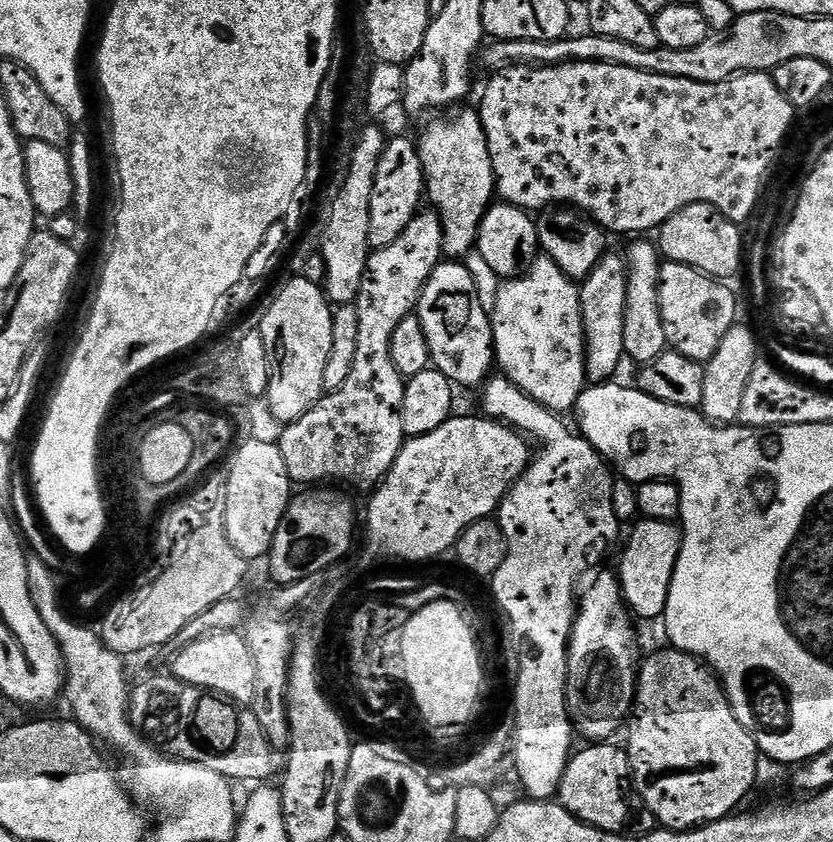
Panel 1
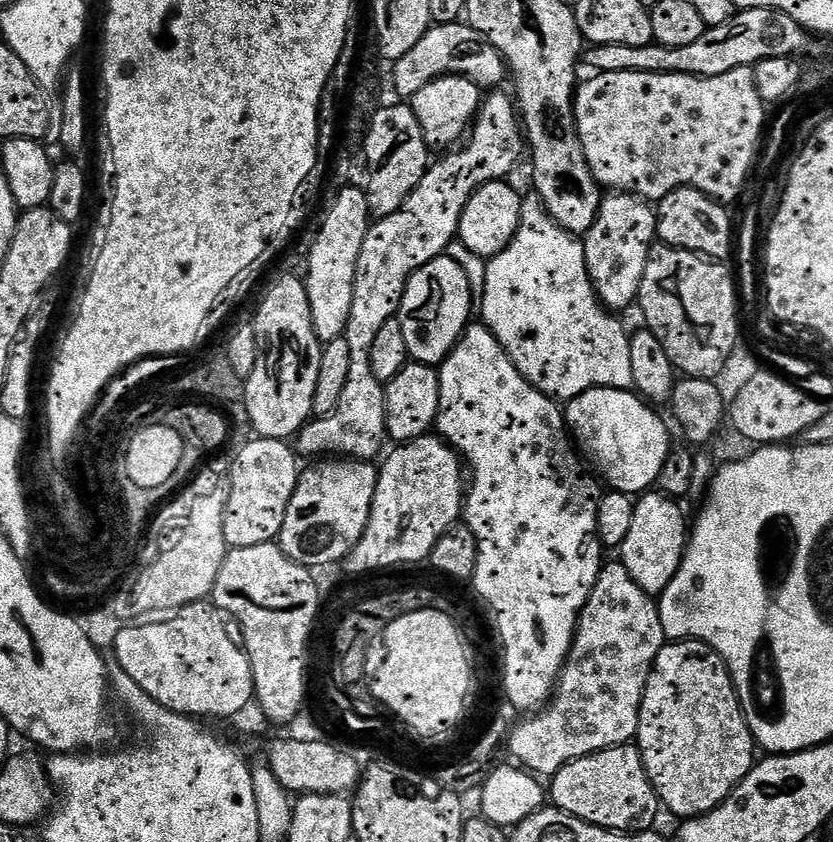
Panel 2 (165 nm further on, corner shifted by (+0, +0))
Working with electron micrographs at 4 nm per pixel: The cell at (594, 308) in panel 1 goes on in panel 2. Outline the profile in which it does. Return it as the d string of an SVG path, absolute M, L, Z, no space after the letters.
M612 192L601 199L598 218L588 231L588 235L583 237L582 243L586 270L592 279L596 296L605 308L620 314L623 313L623 308L628 308L631 304L633 307L639 301L642 274L646 274L648 250L656 239L656 213L651 203L641 200L638 196L633 196L630 192Z

